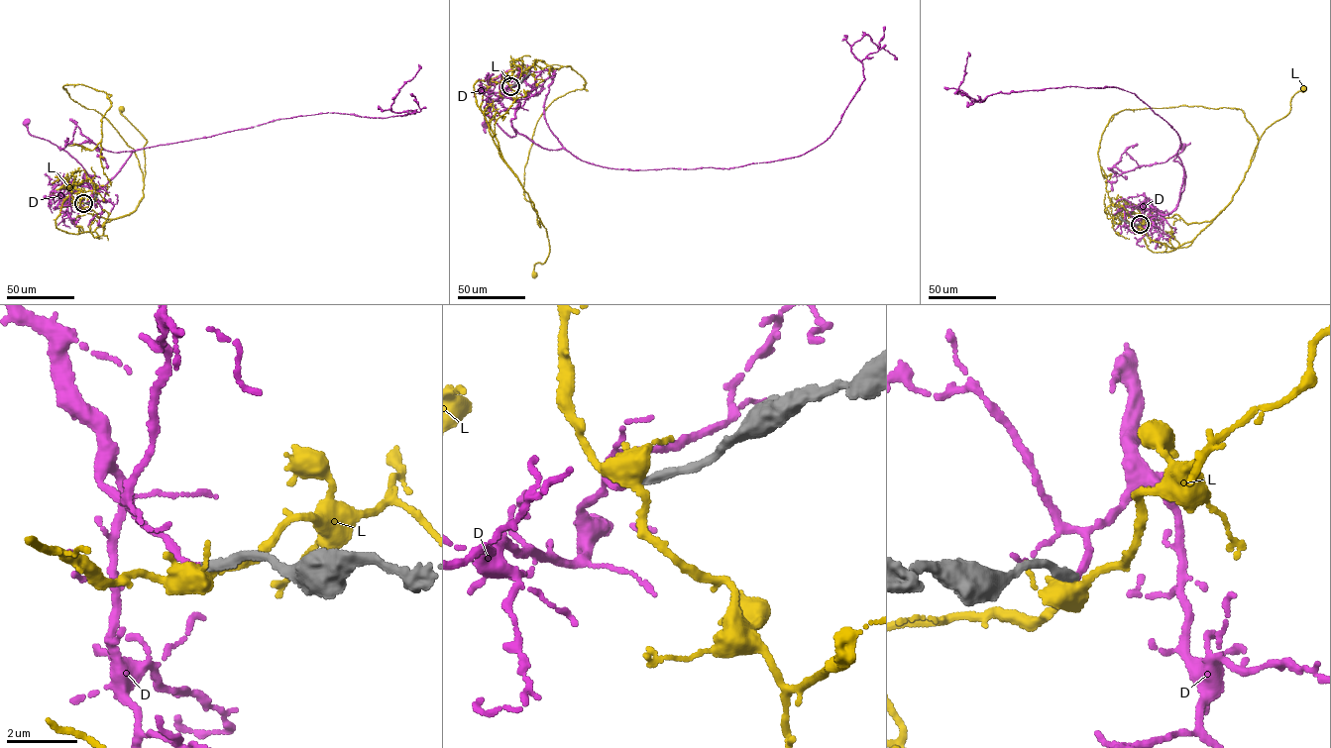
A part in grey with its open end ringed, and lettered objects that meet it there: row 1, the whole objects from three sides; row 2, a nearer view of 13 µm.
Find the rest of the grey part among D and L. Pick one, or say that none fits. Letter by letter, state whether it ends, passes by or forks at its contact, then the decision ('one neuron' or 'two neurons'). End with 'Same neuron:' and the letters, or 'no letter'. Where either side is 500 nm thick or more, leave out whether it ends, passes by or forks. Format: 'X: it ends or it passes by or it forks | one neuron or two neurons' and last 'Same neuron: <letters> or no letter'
D: it ends | two neurons
L: it forks | two neurons
Same neuron: no letter

